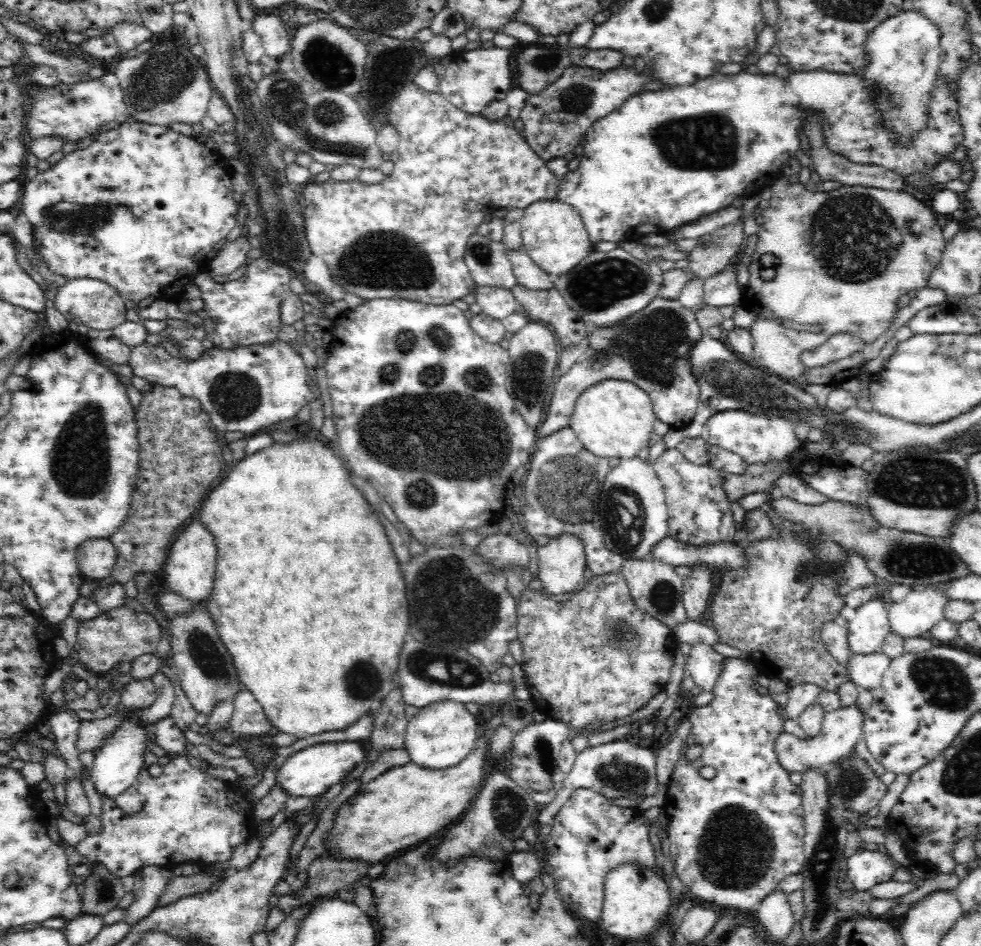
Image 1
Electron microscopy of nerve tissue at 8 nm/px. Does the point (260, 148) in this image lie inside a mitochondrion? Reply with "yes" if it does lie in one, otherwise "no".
yes

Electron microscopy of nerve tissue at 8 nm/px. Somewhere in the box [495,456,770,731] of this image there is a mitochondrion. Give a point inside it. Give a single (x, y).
(625, 511)

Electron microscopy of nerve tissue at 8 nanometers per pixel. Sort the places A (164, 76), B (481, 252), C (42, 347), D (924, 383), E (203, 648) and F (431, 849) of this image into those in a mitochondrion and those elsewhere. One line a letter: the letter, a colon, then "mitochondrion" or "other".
A: mitochondrion
B: mitochondrion
C: other
D: other
E: mitochondrion
F: other

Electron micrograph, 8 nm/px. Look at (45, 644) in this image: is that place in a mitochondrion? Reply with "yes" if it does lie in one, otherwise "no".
no

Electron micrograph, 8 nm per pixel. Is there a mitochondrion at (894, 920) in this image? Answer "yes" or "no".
no

